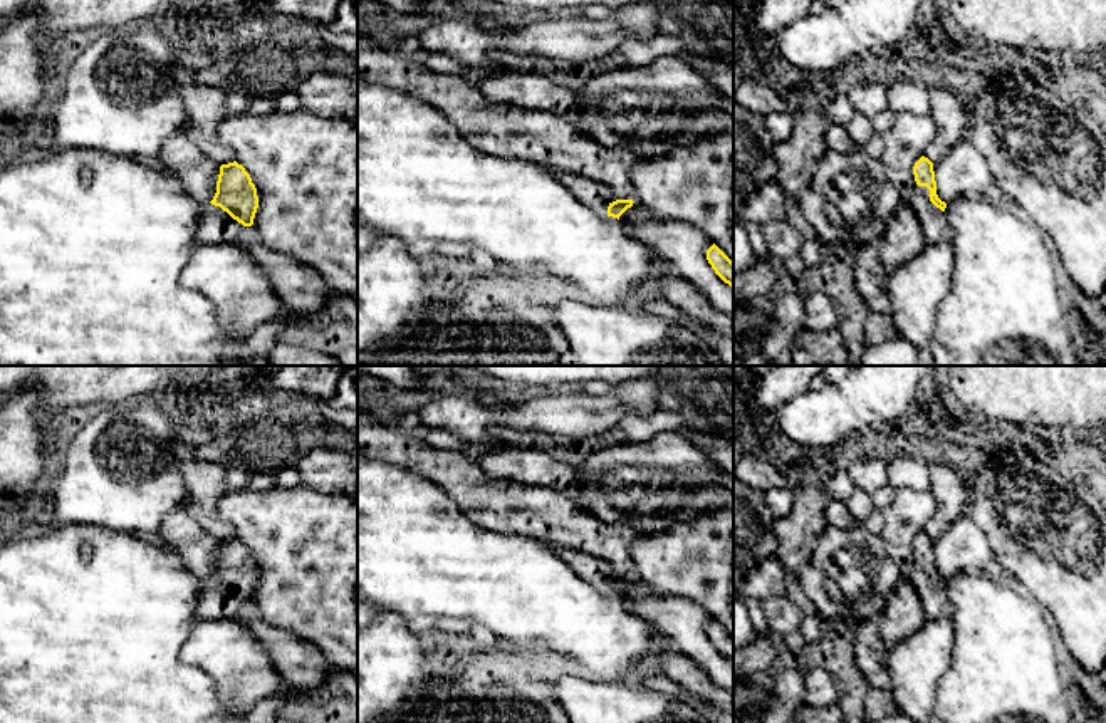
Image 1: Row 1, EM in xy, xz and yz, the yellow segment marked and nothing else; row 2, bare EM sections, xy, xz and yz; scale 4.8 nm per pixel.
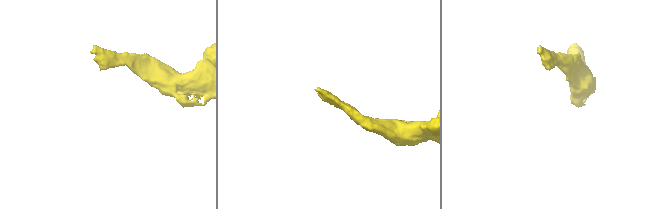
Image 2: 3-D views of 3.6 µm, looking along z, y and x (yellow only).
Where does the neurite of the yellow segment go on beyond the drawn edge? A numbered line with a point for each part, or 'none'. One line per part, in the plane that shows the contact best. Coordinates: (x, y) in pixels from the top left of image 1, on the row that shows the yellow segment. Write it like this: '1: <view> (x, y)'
1: xy (215, 225)

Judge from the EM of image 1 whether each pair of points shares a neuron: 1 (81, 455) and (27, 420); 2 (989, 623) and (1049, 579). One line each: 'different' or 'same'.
1: different
2: different

